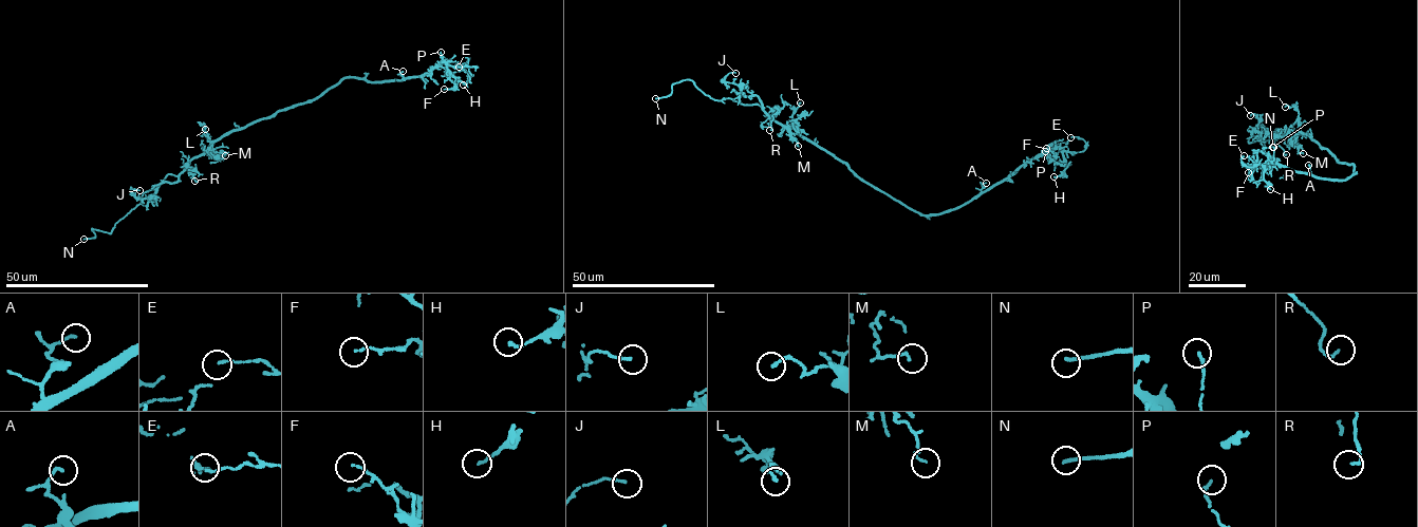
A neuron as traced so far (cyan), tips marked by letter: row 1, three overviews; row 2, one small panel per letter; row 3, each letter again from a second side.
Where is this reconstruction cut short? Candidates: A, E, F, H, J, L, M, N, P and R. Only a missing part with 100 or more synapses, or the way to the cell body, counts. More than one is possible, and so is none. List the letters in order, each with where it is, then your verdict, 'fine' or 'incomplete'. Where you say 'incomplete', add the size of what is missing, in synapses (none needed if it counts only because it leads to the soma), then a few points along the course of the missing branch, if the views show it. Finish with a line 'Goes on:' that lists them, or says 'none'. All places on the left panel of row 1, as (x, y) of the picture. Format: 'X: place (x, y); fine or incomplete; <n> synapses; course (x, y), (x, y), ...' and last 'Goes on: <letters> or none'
A: place (403, 71); fine
E: place (459, 67); fine
F: place (444, 89); fine
H: place (463, 85); fine
J: place (140, 190); fine
L: place (205, 129); fine
M: place (225, 155); fine
N: place (84, 239); incomplete; course (84, 239), (68, 241)
P: place (441, 52); fine
R: place (194, 181); fine
Goes on: N

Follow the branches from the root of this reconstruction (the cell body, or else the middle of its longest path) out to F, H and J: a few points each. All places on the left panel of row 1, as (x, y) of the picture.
F: (292, 106), (312, 101), (344, 78), (402, 80), (424, 74), (444, 61), (454, 87), (444, 89)
H: (292, 106), (312, 101), (344, 78), (402, 80), (424, 74), (444, 61), (465, 71), (467, 81), (463, 85)
J: (292, 106), (216, 139), (186, 165), (176, 182), (164, 181), (152, 195), (135, 198), (132, 190), (140, 190)

